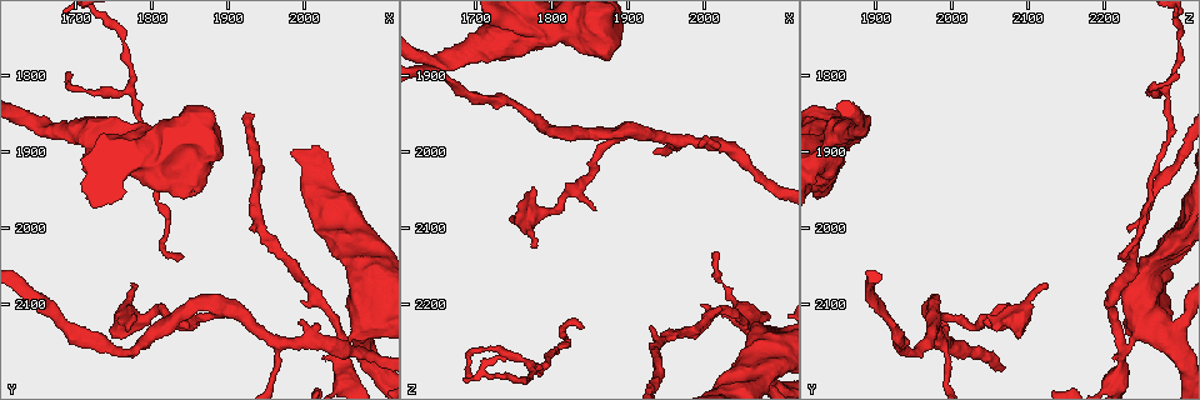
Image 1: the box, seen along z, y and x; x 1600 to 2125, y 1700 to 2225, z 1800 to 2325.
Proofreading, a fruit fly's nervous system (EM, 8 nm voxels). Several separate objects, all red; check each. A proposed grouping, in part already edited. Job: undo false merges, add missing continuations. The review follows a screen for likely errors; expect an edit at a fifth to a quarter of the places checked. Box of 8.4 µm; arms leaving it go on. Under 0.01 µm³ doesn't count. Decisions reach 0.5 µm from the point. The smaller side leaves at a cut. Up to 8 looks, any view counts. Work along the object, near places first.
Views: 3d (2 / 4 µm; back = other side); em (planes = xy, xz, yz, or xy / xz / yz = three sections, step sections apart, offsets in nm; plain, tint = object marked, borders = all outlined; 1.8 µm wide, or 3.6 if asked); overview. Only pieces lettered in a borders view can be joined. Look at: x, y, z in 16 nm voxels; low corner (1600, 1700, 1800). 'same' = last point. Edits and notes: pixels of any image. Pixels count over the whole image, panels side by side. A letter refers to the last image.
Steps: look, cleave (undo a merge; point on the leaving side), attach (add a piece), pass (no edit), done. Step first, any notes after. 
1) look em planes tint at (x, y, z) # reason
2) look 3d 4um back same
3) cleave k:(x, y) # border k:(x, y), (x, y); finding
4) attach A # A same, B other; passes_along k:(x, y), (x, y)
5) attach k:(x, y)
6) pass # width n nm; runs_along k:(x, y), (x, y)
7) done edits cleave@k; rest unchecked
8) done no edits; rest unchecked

look em xy step 16 borders at (1995, 2125, 1990) # free end

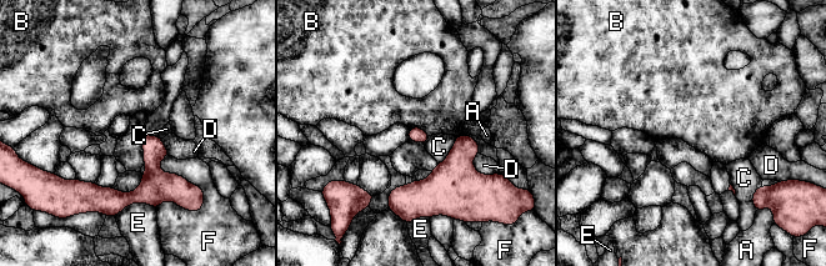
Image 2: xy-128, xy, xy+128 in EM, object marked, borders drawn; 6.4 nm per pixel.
pass # A other, B other, C other, D other, E other, F other; no lettered piece goes on from it

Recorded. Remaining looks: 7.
look 3d 4um at (1885, 2115, 1980) # three-way junction

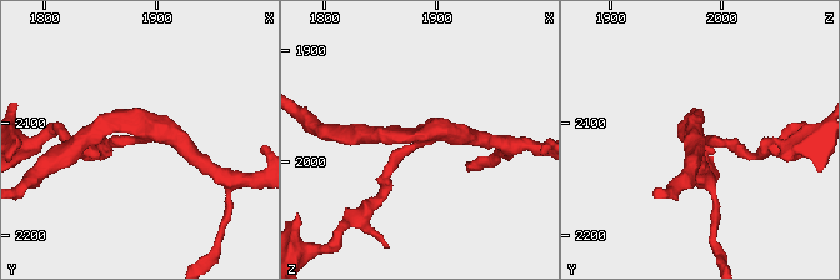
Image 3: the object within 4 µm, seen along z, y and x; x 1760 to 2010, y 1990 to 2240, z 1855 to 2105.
look em planes tint at (1884, 2110, 1978) # arms 3

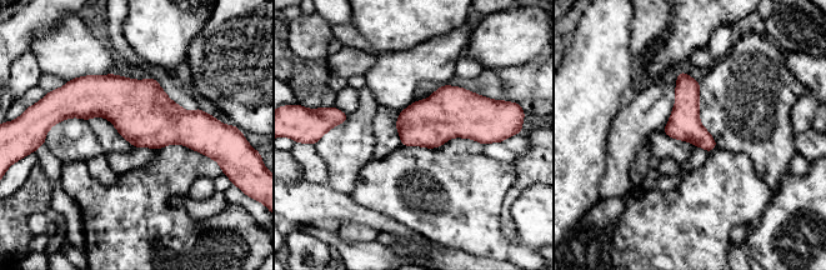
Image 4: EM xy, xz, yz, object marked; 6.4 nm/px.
look em planes borders same

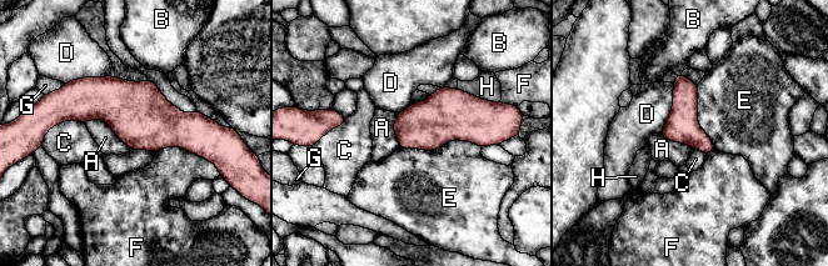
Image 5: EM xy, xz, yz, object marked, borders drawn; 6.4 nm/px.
pass # longest_contact E 500 nm; A other, B other, C other, D other, E other, F other, G other, H other; one neuron here

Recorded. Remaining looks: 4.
look 3d 2um at (1775, 2115, 2045) # free end

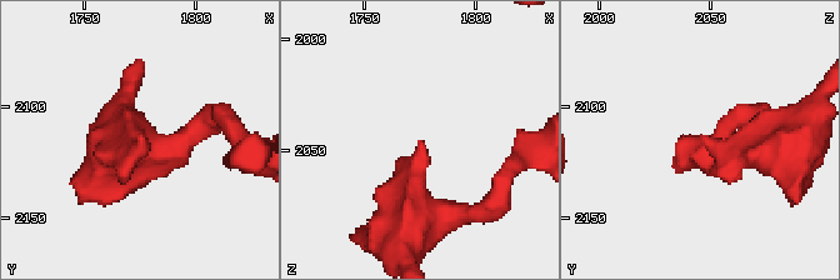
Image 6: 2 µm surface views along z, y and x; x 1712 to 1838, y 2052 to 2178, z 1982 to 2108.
look em planes plain at (1775, 2112, 2047) # shape alone is not enough

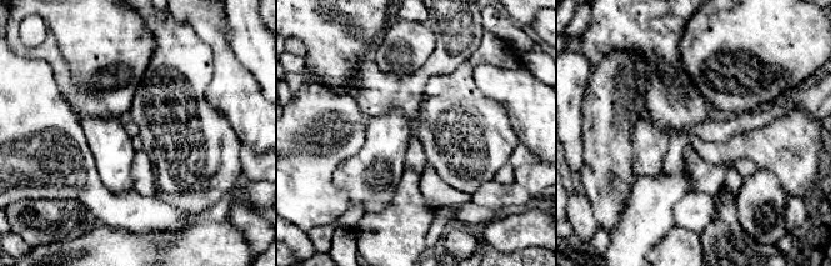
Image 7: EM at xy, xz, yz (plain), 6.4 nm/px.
look em planes borders same

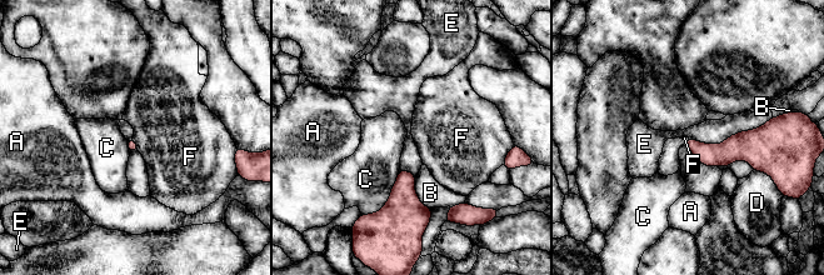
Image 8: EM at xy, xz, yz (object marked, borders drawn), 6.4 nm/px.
pass # A other, B other, C other, D other, E other, F other; no lettered piece goes on from it

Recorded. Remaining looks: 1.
look em planes borders at (1835, 2040, 2225) # thin end

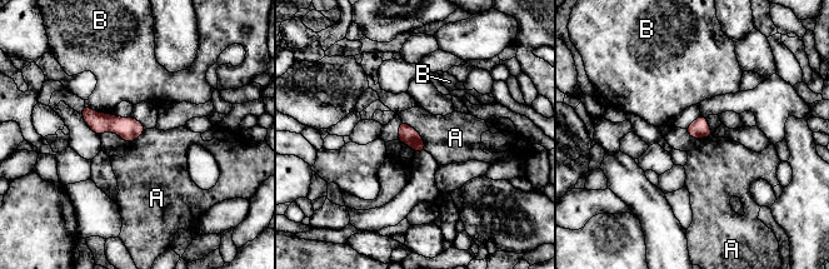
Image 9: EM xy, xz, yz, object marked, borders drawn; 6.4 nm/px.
pass # A other, B other; border 9:(401, 119), (419, 134), (425, 150); none of them fits

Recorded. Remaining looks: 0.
done no edits; rest unchecked

